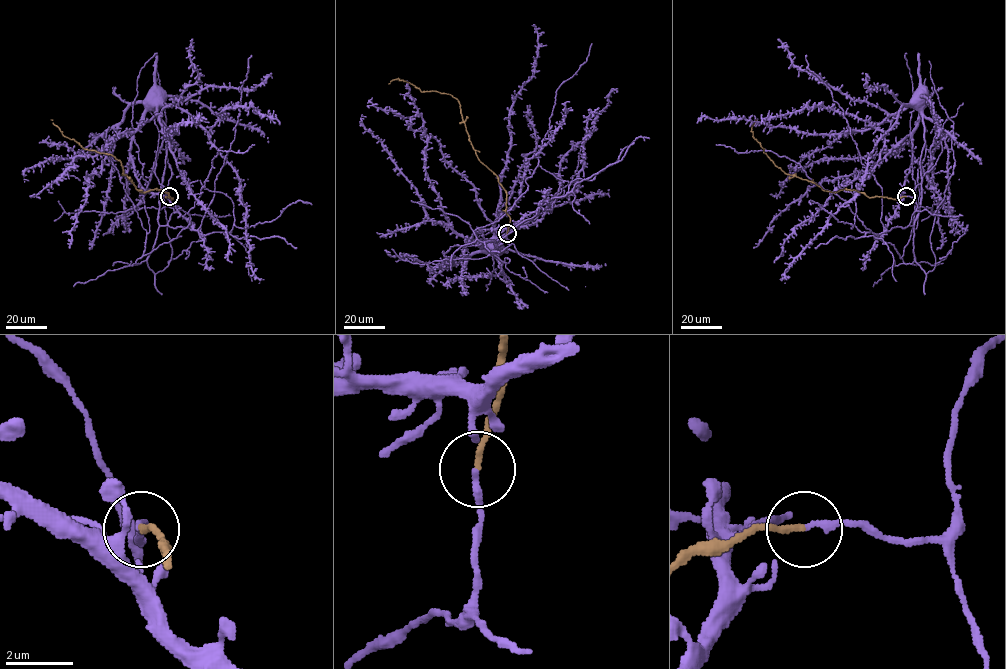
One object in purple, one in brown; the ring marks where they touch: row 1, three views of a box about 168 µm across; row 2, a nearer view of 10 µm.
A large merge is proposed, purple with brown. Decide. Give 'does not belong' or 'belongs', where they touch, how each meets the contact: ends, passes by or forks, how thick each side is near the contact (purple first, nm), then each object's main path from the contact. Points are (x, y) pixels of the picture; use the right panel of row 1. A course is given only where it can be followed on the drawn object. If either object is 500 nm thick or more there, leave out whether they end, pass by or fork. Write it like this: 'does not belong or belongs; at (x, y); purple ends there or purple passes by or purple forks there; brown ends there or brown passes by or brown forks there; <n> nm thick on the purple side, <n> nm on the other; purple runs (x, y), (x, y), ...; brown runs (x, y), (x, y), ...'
belongs; at (906, 196); purple passes by; brown ends there; 150 nm thick on the purple side, 170 nm on the other; purple runs (906, 196), (914, 197), (917, 205), (913, 225), (925, 143), (923, 115), (914, 102); brown runs (906, 196), (896, 199), (869, 197), (855, 190), (828, 191), (785, 173), (752, 136), (751, 128), (756, 119)

